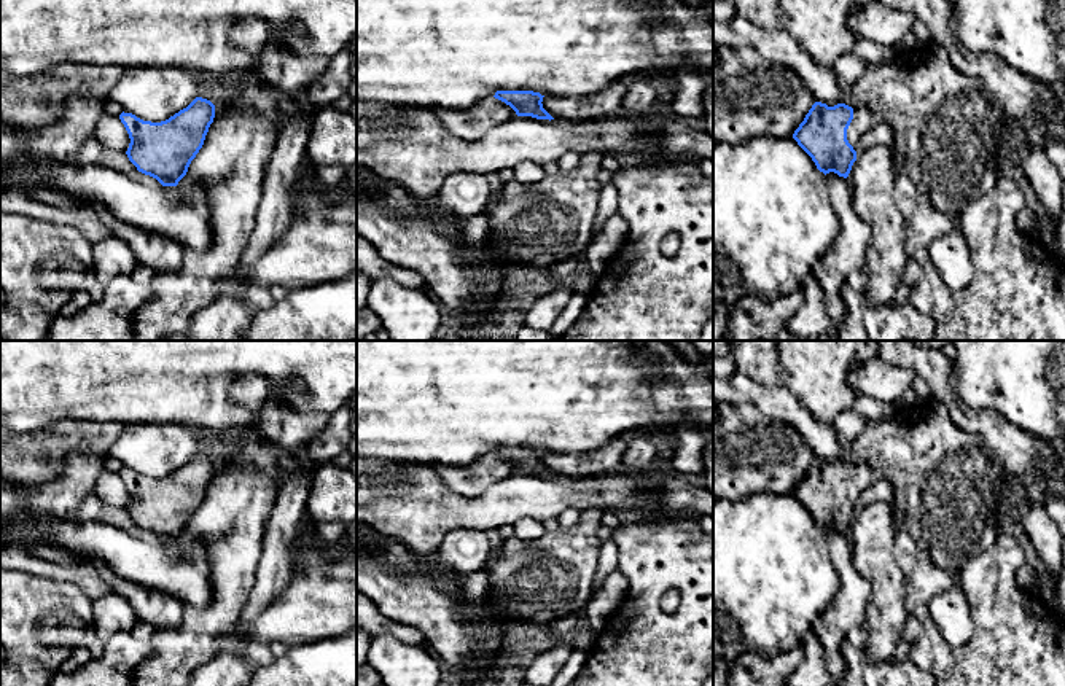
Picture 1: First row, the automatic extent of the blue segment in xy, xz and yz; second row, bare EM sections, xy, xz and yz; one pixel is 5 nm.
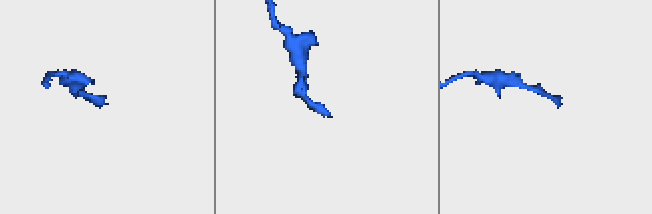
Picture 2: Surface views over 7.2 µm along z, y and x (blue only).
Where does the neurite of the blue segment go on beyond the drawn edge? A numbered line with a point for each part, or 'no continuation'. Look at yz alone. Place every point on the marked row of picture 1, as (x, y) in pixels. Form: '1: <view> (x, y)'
1: yz (863, 118)

